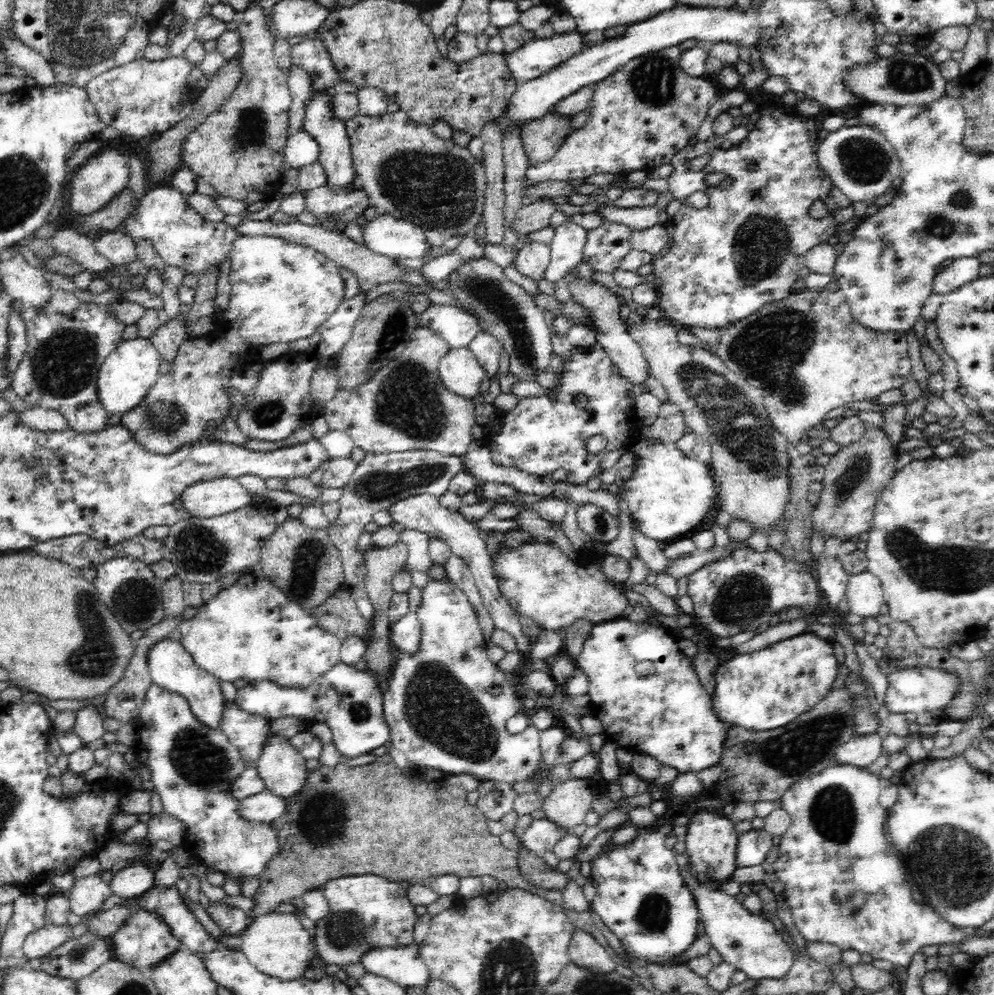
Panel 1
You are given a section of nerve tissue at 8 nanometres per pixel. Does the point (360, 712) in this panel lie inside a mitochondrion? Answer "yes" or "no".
yes

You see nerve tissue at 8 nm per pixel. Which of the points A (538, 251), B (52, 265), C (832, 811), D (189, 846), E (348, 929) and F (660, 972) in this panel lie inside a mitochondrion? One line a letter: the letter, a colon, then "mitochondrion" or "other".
A: other
B: other
C: mitochondrion
D: other
E: mitochondrion
F: other

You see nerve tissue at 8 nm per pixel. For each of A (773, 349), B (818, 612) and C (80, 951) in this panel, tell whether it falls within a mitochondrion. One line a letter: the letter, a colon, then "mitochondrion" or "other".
A: mitochondrion
B: other
C: mitochondrion

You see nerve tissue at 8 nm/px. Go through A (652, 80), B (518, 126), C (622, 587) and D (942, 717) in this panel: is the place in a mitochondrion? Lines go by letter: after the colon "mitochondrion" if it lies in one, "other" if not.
A: mitochondrion
B: other
C: other
D: other

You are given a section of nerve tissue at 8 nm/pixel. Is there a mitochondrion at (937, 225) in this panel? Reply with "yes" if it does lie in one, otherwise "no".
yes

